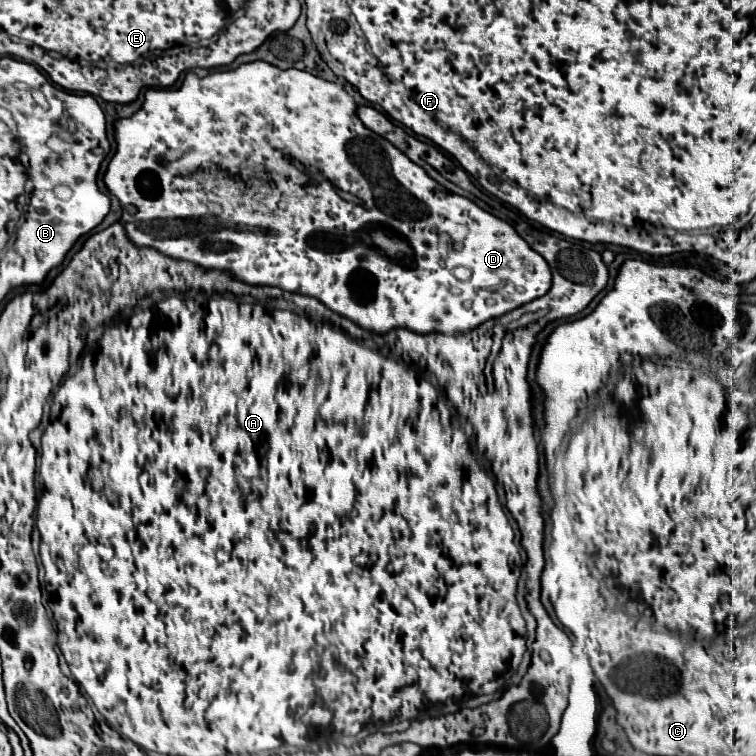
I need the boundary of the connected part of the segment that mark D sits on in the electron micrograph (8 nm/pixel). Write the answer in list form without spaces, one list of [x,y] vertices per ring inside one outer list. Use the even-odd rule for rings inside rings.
[[[252,61],[252,63],[240,65],[238,69],[206,75],[204,79],[198,77],[196,73],[188,73],[184,77],[184,83],[180,85],[180,89],[148,89],[144,101],[146,99],[148,99],[148,103],[142,105],[140,111],[136,111],[128,119],[118,119],[114,123],[116,153],[104,175],[106,189],[114,197],[118,197],[122,209],[126,211],[126,213],[122,213],[118,223],[124,227],[126,237],[132,243],[136,243],[138,247],[154,247],[156,251],[160,251],[166,257],[172,257],[178,261],[190,261],[204,269],[220,269],[220,271],[232,273],[234,277],[238,277],[240,281],[244,281],[248,285],[272,285],[272,287],[280,287],[280,289],[286,289],[292,293],[316,297],[334,313],[338,313],[338,315],[358,323],[362,329],[368,329],[374,333],[386,333],[394,327],[412,329],[416,333],[444,333],[444,335],[466,333],[466,331],[482,325],[488,319],[502,317],[502,315],[546,295],[552,287],[552,273],[550,273],[548,263],[516,233],[516,229],[512,225],[508,225],[506,221],[480,209],[476,203],[472,203],[466,197],[450,195],[438,181],[434,181],[408,155],[404,155],[398,147],[388,143],[388,139],[370,131],[356,115],[356,109],[358,109],[356,99],[340,83],[330,83],[326,79],[314,77],[312,73],[306,73],[300,69],[278,69],[266,61]],[[388,167],[394,169],[394,175],[390,175],[390,177],[384,175],[384,169],[388,169]],[[216,171],[238,173],[246,183],[230,181],[222,173],[216,173]],[[216,205],[222,209],[220,215],[216,215],[216,211],[210,209]],[[372,227],[390,227],[390,229],[396,229],[396,233],[400,233],[400,237],[404,235],[406,237],[404,241],[408,241],[410,249],[414,251],[414,263],[420,261],[420,265],[412,265],[412,267],[400,265],[400,263],[380,255],[376,247],[366,245],[362,241],[362,235],[366,233],[366,229],[372,229]],[[364,251],[368,251],[368,257],[360,257],[360,253],[364,253]],[[456,267],[466,267],[470,271],[470,277],[458,279],[452,273],[452,269],[456,269]]]

